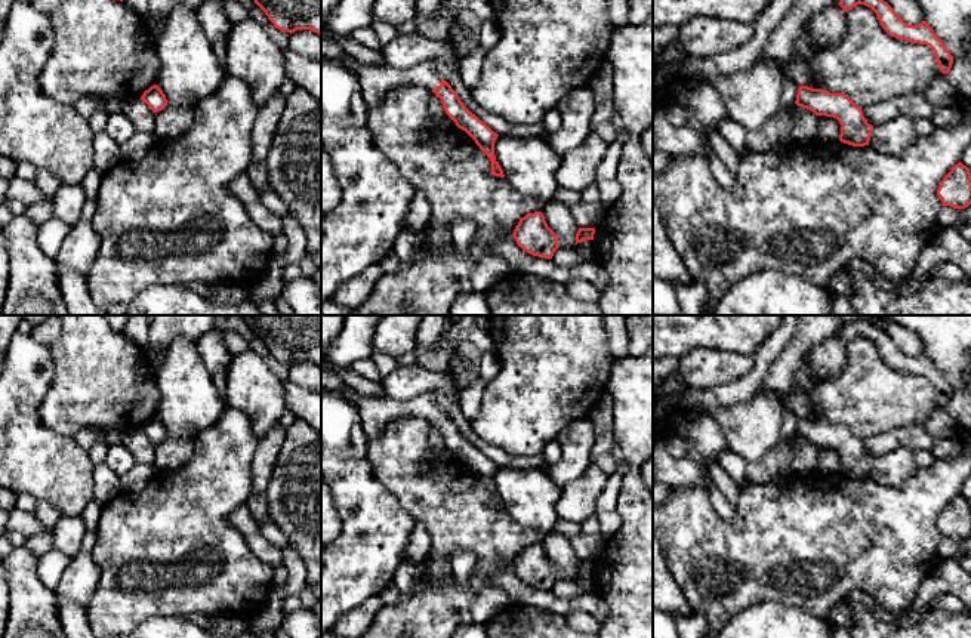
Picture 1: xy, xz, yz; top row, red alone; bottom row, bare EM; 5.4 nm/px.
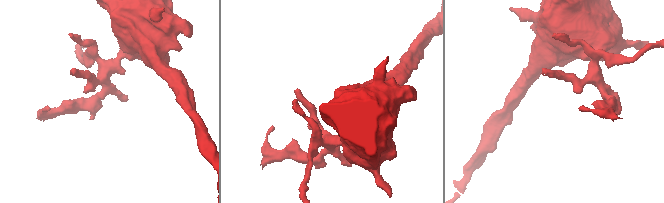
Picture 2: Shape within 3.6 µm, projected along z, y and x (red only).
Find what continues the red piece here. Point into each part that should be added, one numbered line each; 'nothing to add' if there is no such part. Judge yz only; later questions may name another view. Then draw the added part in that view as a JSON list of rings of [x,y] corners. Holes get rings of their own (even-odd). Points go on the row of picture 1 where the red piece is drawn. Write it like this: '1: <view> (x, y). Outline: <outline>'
nothing to add

